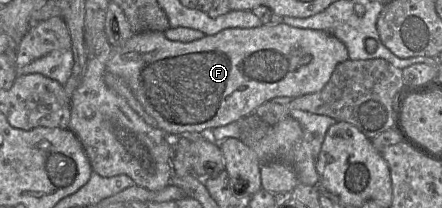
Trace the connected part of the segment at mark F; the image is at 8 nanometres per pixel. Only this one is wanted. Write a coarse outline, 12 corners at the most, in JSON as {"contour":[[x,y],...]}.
{"contour":[[282,22],[135,33],[106,69],[168,137],[318,92],[347,48]]}

